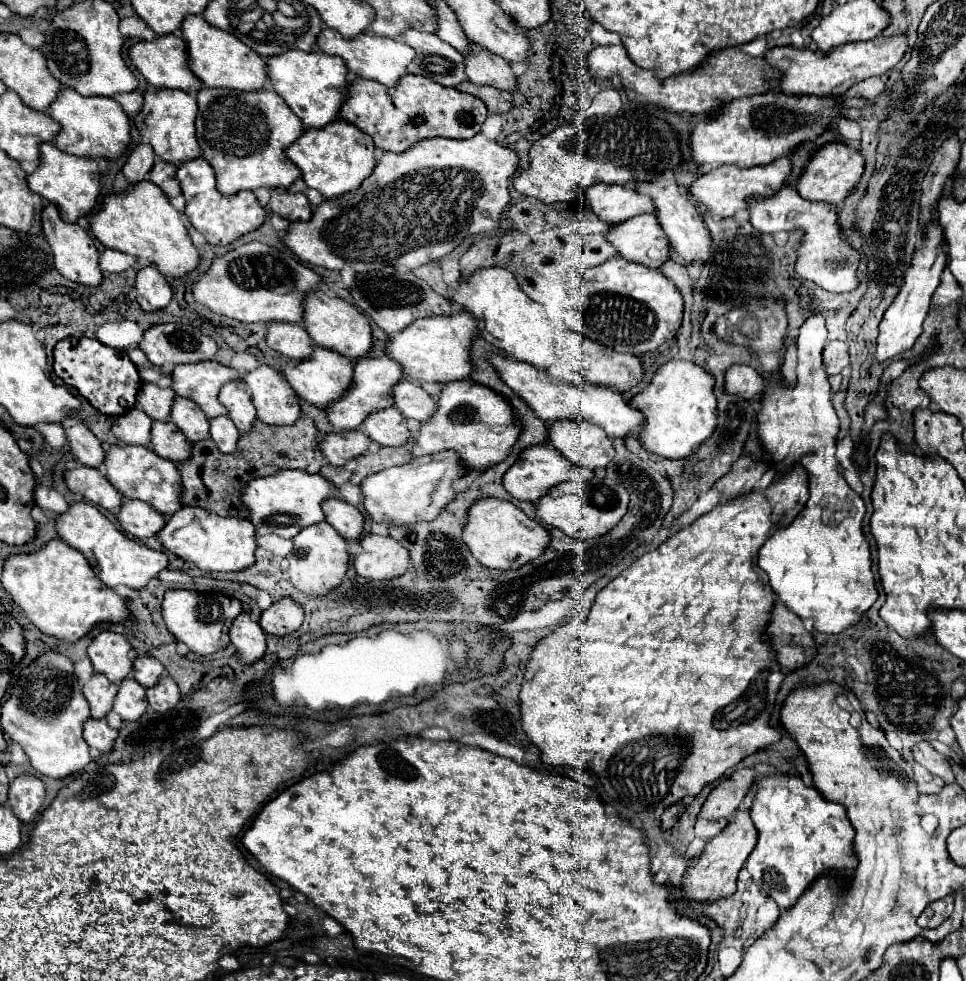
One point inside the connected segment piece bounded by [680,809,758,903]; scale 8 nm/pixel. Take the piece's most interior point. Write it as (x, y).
(712, 876)

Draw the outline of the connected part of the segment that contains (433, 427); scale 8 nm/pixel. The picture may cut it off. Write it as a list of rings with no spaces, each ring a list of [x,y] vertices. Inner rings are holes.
[[[468,379],[454,381],[444,385],[432,417],[420,423],[418,437],[410,455],[422,457],[428,453],[454,449],[466,471],[482,473],[508,457],[522,431],[516,423],[518,419],[512,419],[512,407],[504,401],[502,395],[496,395],[488,387],[480,387],[478,383],[472,383]]]

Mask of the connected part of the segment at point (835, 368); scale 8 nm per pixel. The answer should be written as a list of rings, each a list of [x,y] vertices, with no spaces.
[[[830,341],[822,351],[822,361],[828,375],[840,373],[848,365],[848,345],[844,341]]]

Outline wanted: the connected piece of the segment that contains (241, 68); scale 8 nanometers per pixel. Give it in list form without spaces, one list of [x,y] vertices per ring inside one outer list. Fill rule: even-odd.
[[[188,15],[182,21],[182,39],[188,47],[190,69],[206,87],[256,91],[266,85],[266,61],[234,35],[208,25],[202,15]]]

